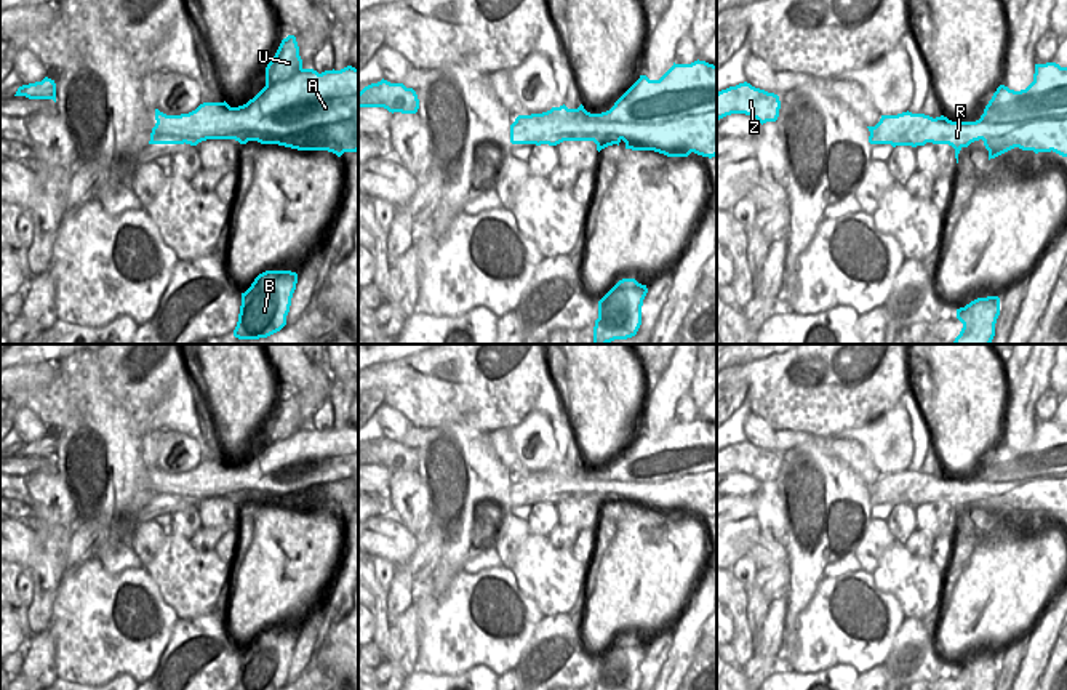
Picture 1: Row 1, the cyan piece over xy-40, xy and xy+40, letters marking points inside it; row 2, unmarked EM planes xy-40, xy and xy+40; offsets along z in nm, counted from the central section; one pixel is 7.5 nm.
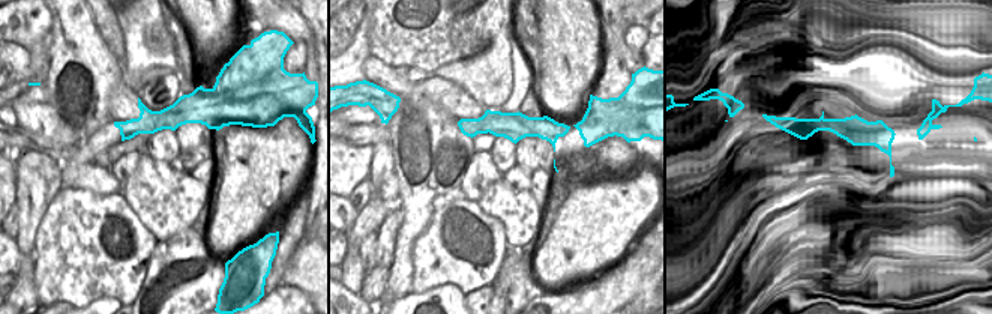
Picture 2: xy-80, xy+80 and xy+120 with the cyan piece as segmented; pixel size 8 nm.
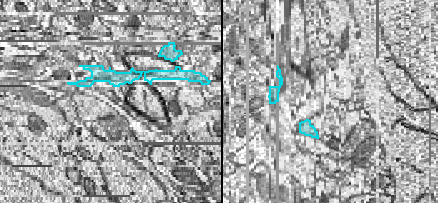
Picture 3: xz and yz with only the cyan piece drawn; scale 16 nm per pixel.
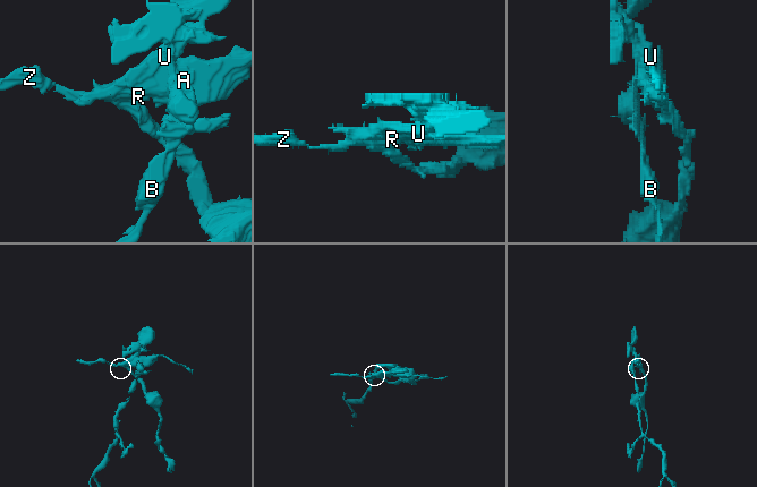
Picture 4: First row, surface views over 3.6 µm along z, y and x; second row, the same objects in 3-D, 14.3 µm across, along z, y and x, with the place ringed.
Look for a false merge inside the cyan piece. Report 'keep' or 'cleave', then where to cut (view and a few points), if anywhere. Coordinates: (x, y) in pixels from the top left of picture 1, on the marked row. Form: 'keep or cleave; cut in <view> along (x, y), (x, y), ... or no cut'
cleave; cut in xy+40 along (890, 143), (906, 138), (914, 146)

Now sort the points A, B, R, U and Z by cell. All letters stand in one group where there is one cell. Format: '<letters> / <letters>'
A B R U / Z

